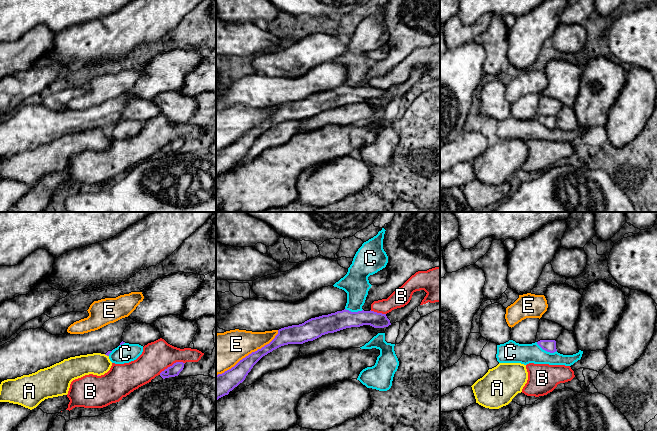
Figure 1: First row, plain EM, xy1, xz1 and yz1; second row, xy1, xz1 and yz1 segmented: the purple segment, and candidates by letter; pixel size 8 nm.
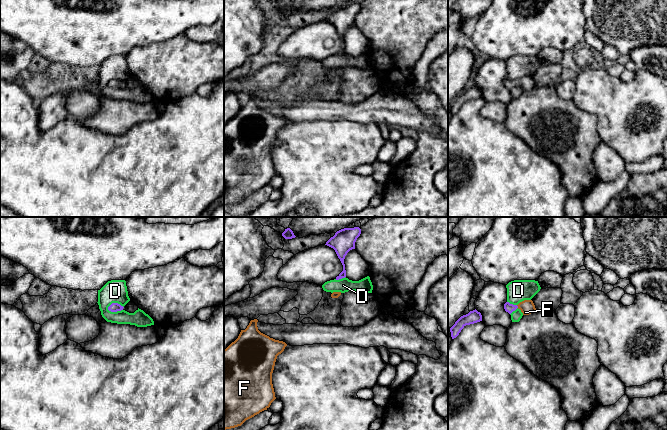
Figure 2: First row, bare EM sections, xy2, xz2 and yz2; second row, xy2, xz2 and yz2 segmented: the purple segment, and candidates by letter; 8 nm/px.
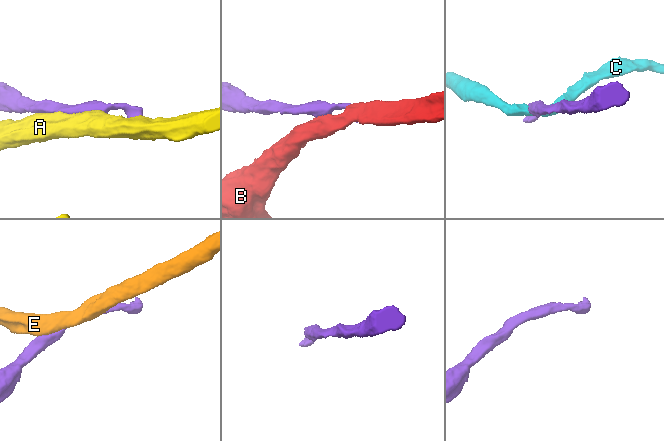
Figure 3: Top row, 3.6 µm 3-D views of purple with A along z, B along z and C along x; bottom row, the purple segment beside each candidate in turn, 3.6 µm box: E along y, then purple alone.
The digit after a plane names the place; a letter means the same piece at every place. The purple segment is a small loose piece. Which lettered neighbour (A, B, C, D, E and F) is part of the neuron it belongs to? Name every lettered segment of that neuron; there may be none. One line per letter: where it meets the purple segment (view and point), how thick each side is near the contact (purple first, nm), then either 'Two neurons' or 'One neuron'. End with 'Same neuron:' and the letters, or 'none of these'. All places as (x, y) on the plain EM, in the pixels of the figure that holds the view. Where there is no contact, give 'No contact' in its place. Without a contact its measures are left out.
A: Touches purple at xy1 (106, 130). Thickness 20 nm (purple) against 180 nm. Two neurons
B: Touches purple at xy1 (172, 141). Thickness 90 nm (purple) against 240 nm. Two neurons
C: Touches purple at yz1 (546, 126). Thickness 100 nm (purple) against 160 nm. Two neurons
D: Touches purple at xy2 (114, 79). Thickness 80 nm (purple) against 190 nm. Two neurons
E: Touches purple at xz1 (249, 130). Thickness 150 nm (purple) against 300 nm. Two neurons
F: Touches purple at yz2 (517, 82). Thickness 70 nm (purple) against 120 nm. One neuron
Same neuron: F

